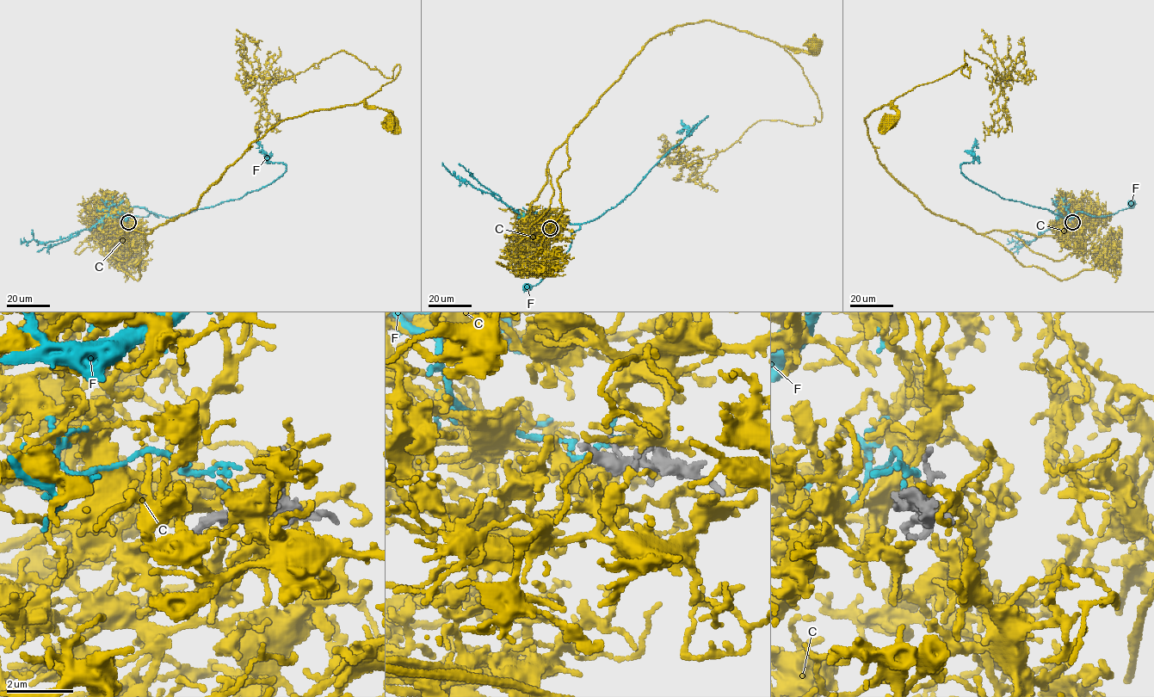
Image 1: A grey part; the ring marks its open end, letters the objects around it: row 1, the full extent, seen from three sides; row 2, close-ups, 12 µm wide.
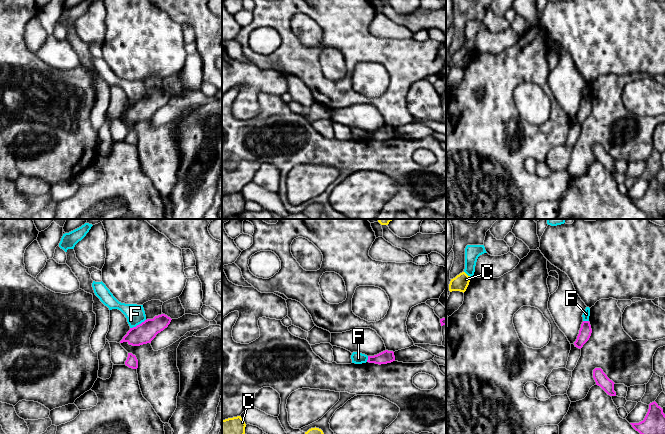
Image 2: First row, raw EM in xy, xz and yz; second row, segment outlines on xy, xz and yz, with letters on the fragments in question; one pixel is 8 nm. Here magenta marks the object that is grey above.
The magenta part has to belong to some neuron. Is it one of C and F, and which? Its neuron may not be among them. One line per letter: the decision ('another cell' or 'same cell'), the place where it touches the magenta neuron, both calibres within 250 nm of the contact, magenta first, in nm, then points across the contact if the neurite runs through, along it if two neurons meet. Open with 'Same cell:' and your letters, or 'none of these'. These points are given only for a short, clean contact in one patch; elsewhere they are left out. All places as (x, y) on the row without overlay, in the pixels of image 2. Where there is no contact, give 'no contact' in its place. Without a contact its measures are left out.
Same cell: C
C: same cell; no contact
F: another cell; meets magenta in xy at (137, 101); 170 nm thick on the magenta side, 160 nm on the other; border along xy (145, 95), (130, 104)

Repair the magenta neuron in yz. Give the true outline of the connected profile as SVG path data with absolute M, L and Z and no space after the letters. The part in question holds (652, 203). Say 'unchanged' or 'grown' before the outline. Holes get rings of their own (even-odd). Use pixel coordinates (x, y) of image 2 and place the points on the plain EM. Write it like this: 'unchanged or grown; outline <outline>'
unchanged; outline M655 177L649 180L643 197L630 200L652 219L665 219L665 190Z

